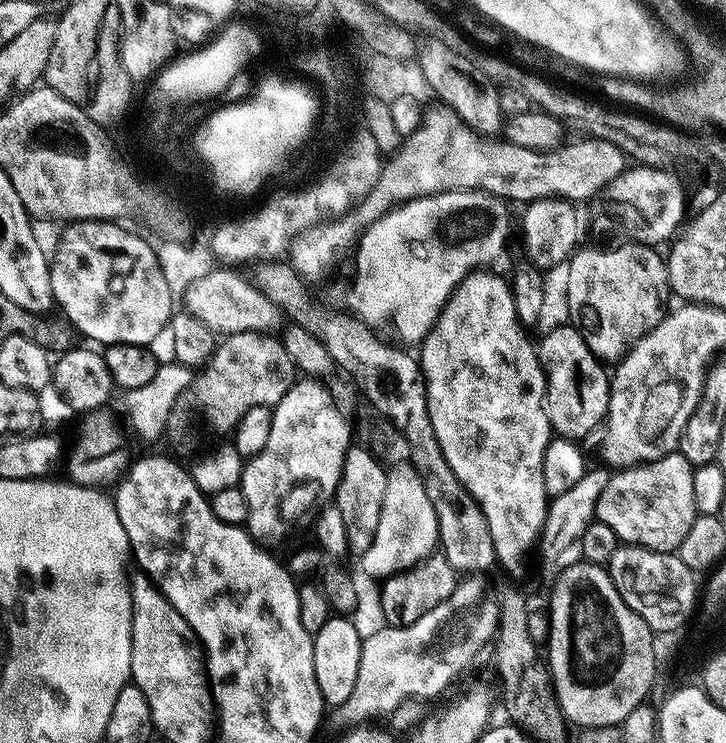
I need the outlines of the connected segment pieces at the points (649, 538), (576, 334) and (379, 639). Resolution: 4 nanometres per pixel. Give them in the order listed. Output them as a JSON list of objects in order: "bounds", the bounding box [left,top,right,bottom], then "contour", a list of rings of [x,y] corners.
[{"bounds":[595,450,698,552],"contour":[[[677,450],[633,468],[613,471],[596,503],[595,519],[606,522],[623,543],[676,552],[698,515],[694,506],[693,467]]]},{"bounds":[538,326,610,442],"contour":[[[561,326],[556,329],[550,329],[545,331],[541,335],[541,340],[538,340],[538,355],[540,358],[540,364],[544,368],[544,409],[548,415],[548,421],[552,427],[553,433],[557,437],[563,438],[565,440],[574,440],[577,442],[583,441],[583,436],[588,436],[592,431],[599,429],[603,425],[607,415],[608,415],[608,393],[610,391],[610,376],[606,371],[604,373],[605,365],[601,361],[596,359],[596,355],[590,350],[590,346],[586,346],[586,342],[582,338],[582,334],[574,326]]]},{"bounds":[348,587,498,716],"contour":[[[457,587],[448,599],[443,600],[438,606],[434,606],[426,614],[422,614],[422,618],[418,618],[418,622],[410,622],[410,626],[380,626],[377,632],[372,632],[363,637],[360,646],[360,657],[358,658],[358,682],[354,682],[354,694],[350,694],[348,704],[354,706],[360,704],[364,700],[364,712],[368,716],[384,716],[387,712],[392,712],[399,706],[403,700],[428,700],[431,696],[436,696],[439,692],[444,691],[468,666],[468,660],[472,660],[484,647],[489,647],[489,638],[495,637],[497,629],[498,608],[495,603],[492,604],[487,600],[485,589],[482,588],[465,588]]]}]

